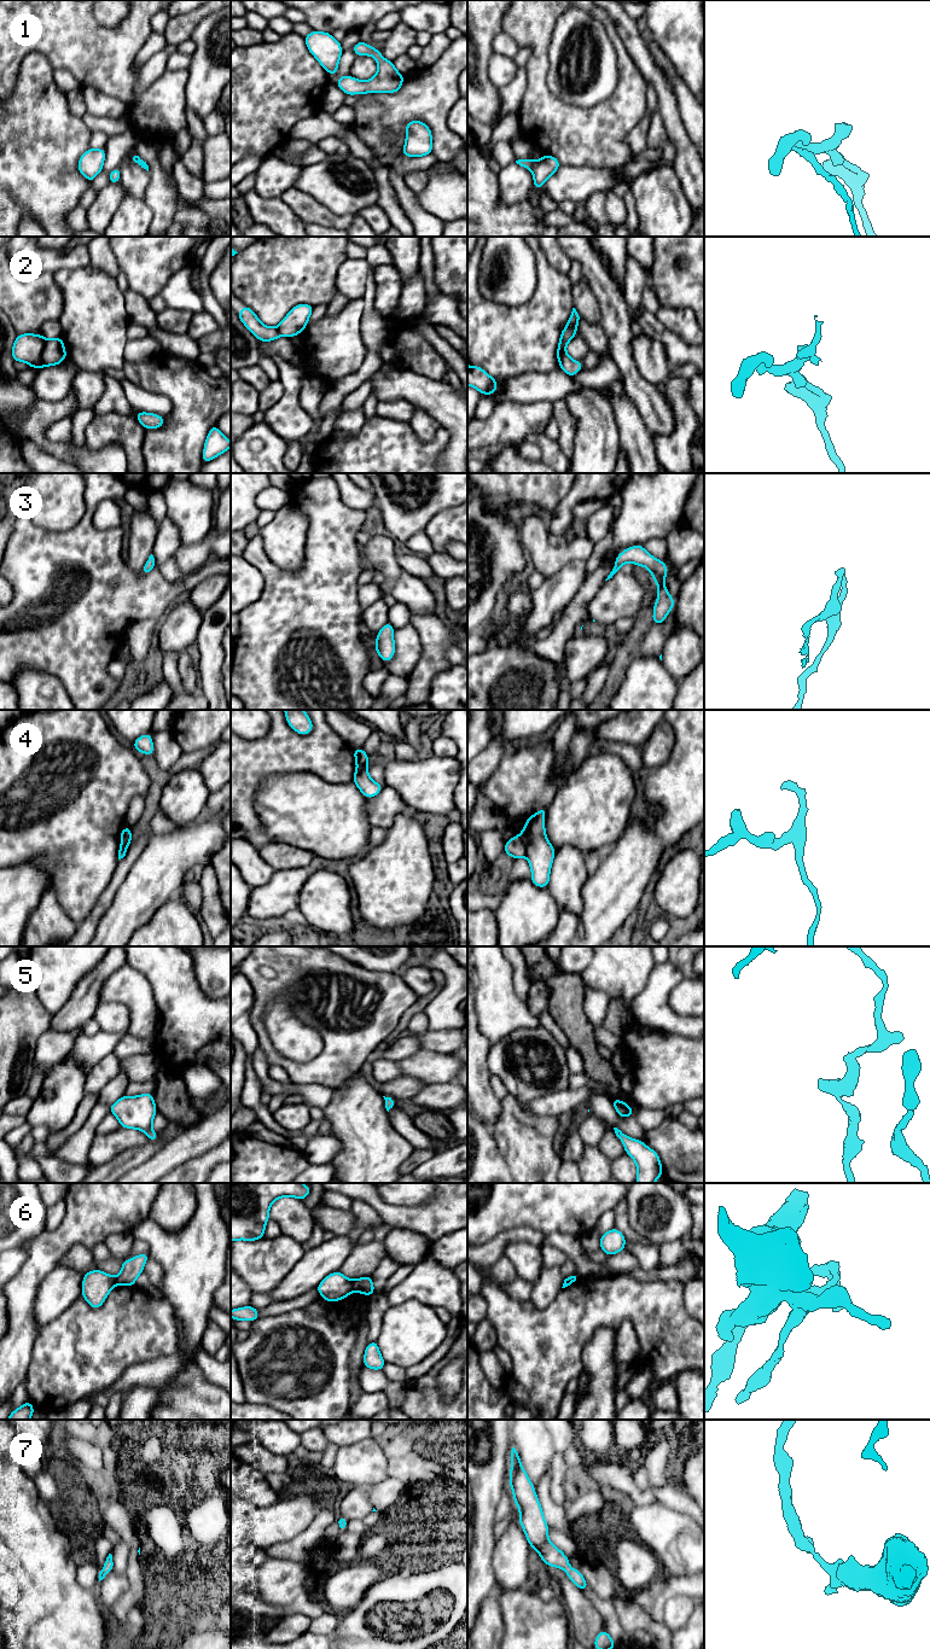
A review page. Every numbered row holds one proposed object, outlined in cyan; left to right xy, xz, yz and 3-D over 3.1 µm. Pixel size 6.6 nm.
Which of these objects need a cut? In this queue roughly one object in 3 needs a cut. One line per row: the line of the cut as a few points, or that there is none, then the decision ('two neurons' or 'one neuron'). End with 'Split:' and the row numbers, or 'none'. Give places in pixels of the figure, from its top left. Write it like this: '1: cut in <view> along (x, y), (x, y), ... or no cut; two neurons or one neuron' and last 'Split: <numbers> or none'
1: no cut; one neuron
2: cut in xy along (46, 339), (41, 354), (44, 365); two neurons
3: no cut; one neuron
4: cut in yz along (519, 834), (525, 855); two neurons
5: no cut; one neuron
6: cut in xz along (350, 1281), (353, 1291); two neurons
7: no cut; one neuron
Split: 2, 4, 6

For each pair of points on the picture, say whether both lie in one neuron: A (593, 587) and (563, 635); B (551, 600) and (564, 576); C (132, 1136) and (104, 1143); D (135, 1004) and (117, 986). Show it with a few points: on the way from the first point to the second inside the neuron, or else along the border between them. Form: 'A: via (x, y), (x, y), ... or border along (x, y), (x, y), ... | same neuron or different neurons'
A: via (582, 599), (569, 623) | same neuron
B: via (554, 594), (564, 582) | same neuron
C: via (125, 1138), (111, 1143) | same neuron
D: via (131, 1000), (122, 991) | same neuron

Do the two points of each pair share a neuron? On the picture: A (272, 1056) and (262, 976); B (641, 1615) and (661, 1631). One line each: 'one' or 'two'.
A: one
B: one

